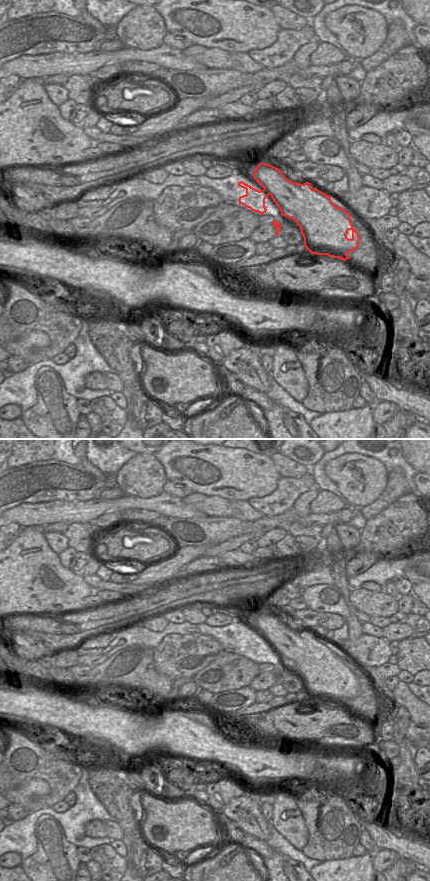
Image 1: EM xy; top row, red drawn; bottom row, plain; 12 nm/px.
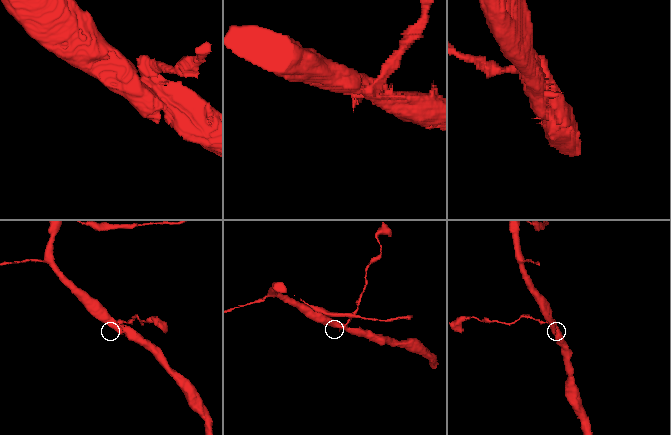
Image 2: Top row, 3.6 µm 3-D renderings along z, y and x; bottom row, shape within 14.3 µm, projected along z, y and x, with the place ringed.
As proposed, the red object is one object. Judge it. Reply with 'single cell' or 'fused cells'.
fused cells

